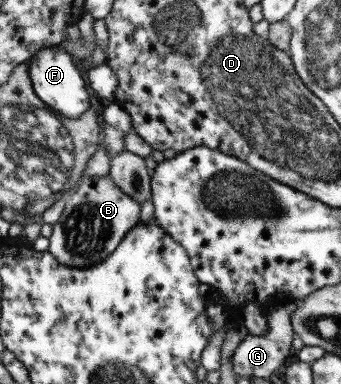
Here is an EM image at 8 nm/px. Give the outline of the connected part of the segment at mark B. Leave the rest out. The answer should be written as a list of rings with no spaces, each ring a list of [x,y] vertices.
[[[109,175],[82,177],[76,190],[66,200],[64,210],[57,223],[53,225],[53,233],[49,237],[47,250],[60,264],[66,266],[86,268],[100,264],[114,252],[124,235],[139,222],[140,215],[141,204],[122,191]]]

